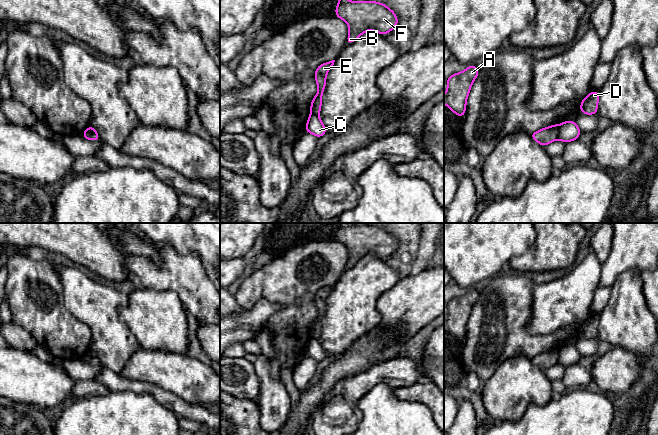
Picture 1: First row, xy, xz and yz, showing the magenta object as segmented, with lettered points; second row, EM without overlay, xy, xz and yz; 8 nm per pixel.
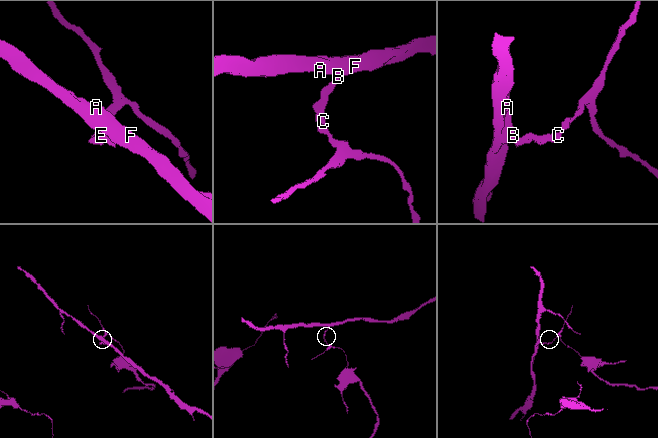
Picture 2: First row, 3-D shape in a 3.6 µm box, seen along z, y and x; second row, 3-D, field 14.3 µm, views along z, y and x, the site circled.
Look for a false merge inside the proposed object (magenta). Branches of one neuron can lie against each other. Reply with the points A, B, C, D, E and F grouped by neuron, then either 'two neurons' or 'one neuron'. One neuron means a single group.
groups A B E F / C D; two neurons

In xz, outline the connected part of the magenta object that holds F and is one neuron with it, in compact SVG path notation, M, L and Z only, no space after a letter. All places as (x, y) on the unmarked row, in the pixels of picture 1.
M339 223L335 240L349 250L346 269L350 269L364 256L373 254L386 259L398 249L398 241L384 227L375 225L348 225Z

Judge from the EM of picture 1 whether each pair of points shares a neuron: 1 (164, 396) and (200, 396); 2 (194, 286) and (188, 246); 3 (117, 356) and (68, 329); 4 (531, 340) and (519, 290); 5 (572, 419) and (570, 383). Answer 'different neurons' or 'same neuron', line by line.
1: different neurons
2: different neurons
3: different neurons
4: same neuron
5: different neurons

